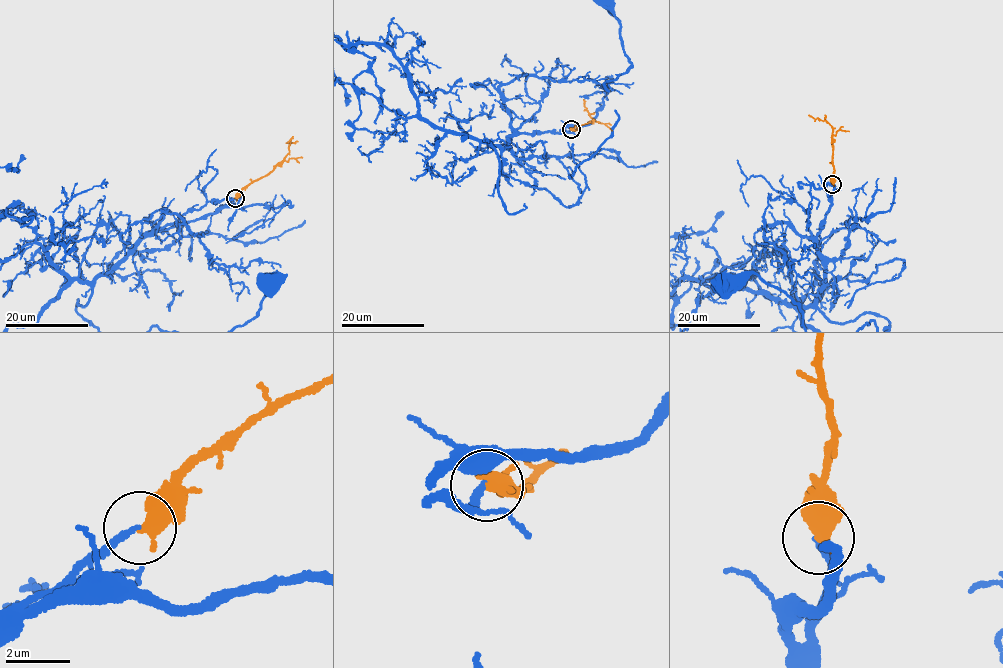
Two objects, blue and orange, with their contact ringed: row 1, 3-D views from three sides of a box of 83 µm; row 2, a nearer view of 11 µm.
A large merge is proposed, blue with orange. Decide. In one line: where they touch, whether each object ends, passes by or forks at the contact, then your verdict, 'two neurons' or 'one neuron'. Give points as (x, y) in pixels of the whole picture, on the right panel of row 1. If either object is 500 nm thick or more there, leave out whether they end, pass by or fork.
place (832, 184); blue ends; orange ends; one neuron

